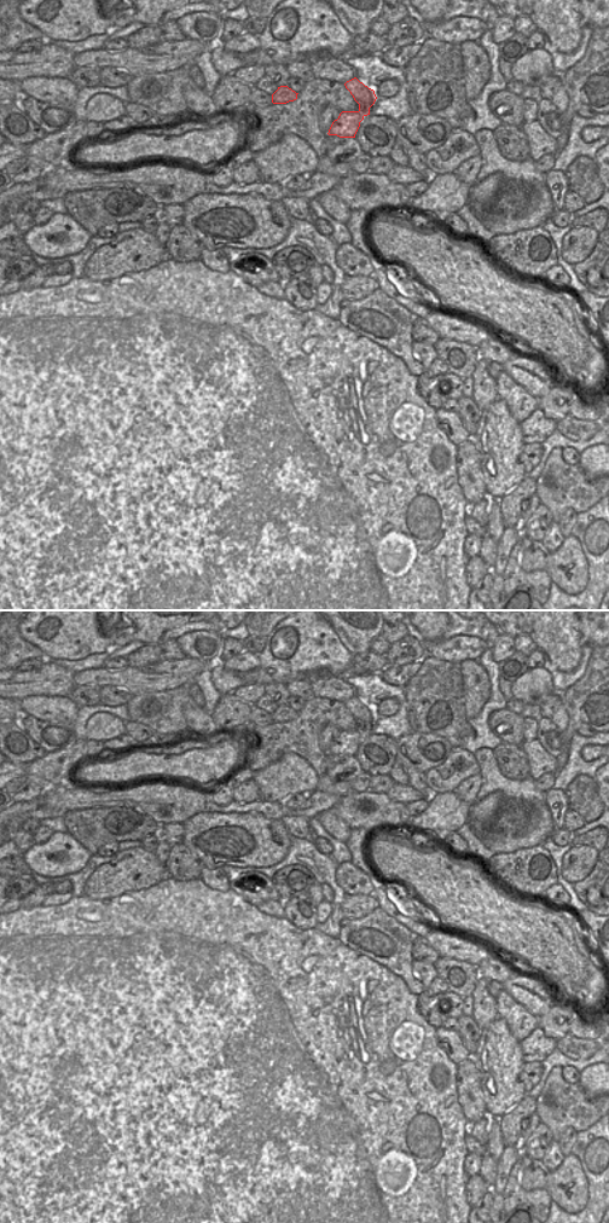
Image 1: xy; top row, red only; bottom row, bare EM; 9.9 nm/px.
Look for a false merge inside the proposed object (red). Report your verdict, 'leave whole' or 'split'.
split

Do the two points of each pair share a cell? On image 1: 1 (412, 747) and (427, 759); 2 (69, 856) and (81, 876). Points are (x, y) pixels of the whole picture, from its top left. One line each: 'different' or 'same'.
1: same
2: different

